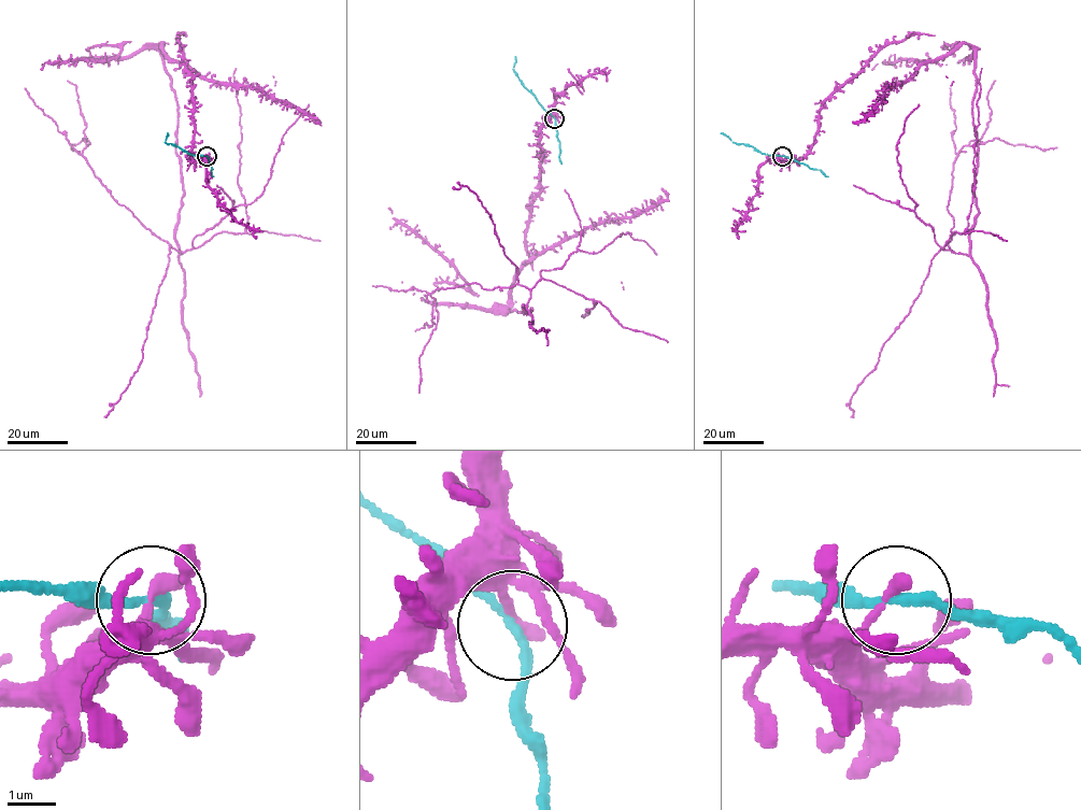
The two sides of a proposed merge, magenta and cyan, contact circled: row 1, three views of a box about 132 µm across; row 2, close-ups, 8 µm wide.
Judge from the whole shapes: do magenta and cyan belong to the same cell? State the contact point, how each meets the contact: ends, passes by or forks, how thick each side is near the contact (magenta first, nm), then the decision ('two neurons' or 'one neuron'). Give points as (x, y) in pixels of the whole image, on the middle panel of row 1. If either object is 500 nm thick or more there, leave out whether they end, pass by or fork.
at (554, 118); magenta ends there; cyan passes by; 280 nm thick on the magenta side, 180 nm on the other; one neuron

